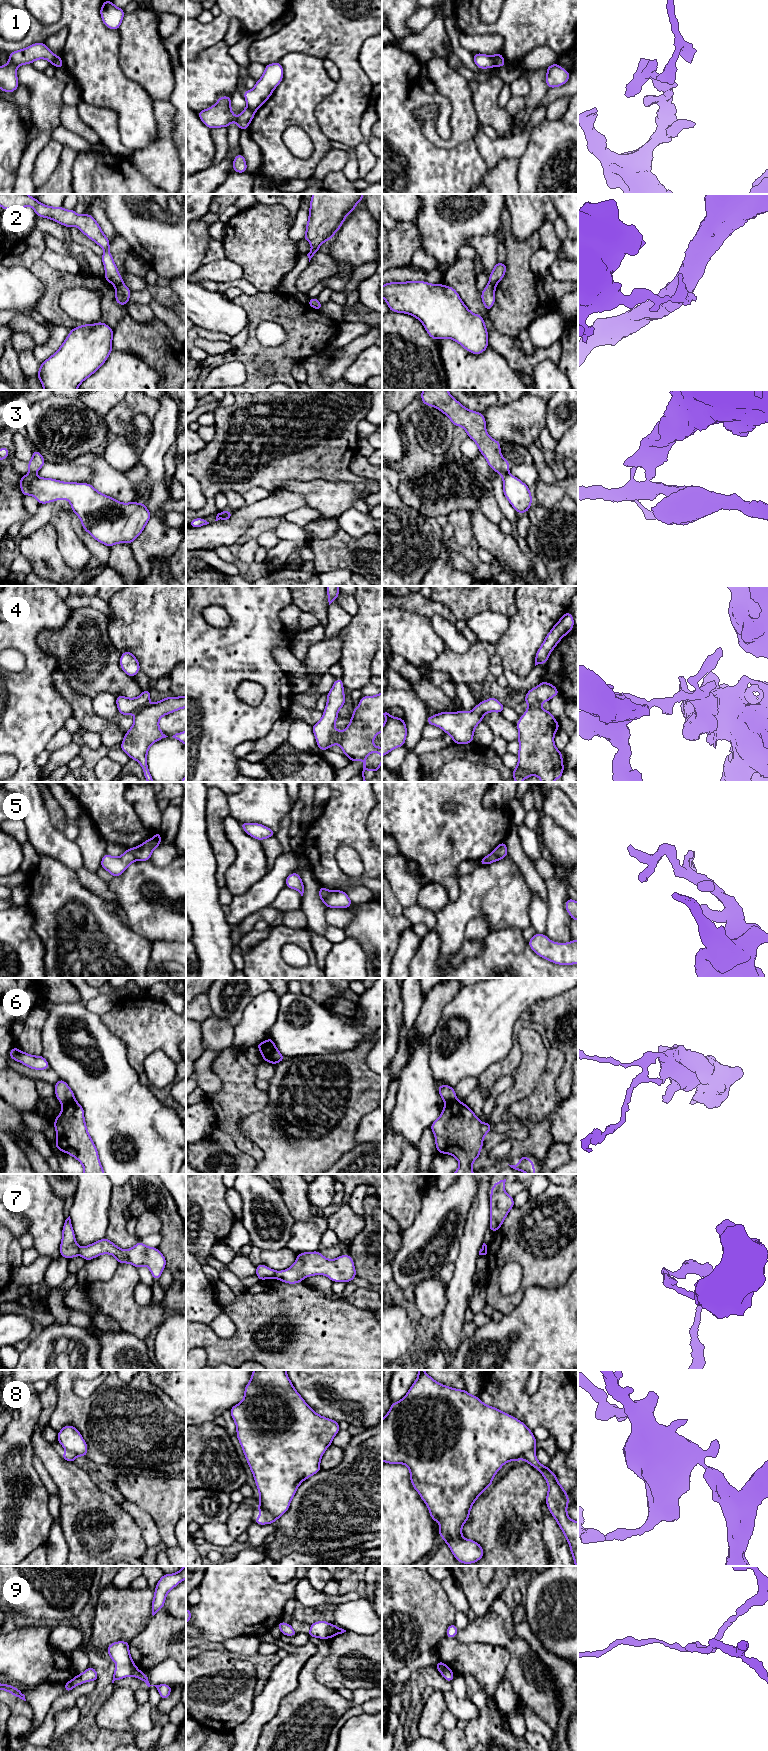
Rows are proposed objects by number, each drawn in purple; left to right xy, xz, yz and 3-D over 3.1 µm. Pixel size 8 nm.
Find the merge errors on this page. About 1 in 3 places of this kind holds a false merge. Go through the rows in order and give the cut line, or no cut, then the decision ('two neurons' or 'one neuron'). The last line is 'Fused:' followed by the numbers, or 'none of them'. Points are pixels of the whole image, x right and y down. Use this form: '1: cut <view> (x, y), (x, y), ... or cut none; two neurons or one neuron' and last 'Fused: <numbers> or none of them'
1: cut yz (491, 56), (496, 65); two neurons
2: cut xy (122, 281), (114, 286); two neurons
3: cut yz (508, 472), (502, 475); two neurons
4: cut xz (338, 731), (336, 743); two neurons
5: cut xz (332, 891), (325, 899), (325, 904); two neurons
6: cut xy (74, 1099), (63, 1105); two neurons
7: cut xy (80, 1248), (78, 1254); two neurons
8: cut xz (260, 1506), (275, 1520); two neurons
9: cut xz (331, 1624), (328, 1629), (328, 1637); two neurons
Fused: 1, 2, 3, 4, 5, 6, 7, 8, 9

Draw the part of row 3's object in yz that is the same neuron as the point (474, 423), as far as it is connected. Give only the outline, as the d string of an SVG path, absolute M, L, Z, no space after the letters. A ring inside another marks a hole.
M423 390L421 400L444 413L454 426L465 429L468 437L478 446L490 468L500 475L509 473L509 460L500 451L500 442L493 440L486 431L486 420L482 413L464 407L451 396L448 390Z

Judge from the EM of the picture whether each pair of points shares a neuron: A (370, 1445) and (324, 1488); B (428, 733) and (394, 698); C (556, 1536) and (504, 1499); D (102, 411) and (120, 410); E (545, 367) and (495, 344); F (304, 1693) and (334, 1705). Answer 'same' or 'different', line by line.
A: same
B: different
C: different
D: different
E: different
F: same

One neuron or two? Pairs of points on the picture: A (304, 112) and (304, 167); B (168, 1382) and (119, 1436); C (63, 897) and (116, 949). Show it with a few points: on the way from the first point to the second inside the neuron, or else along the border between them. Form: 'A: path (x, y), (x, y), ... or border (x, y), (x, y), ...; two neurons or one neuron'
A: path (310, 126), (318, 138), (318, 154); one neuron
B: border (149, 1380), (175, 1403); two neurons
C: path (76, 910), (103, 937); one neuron

